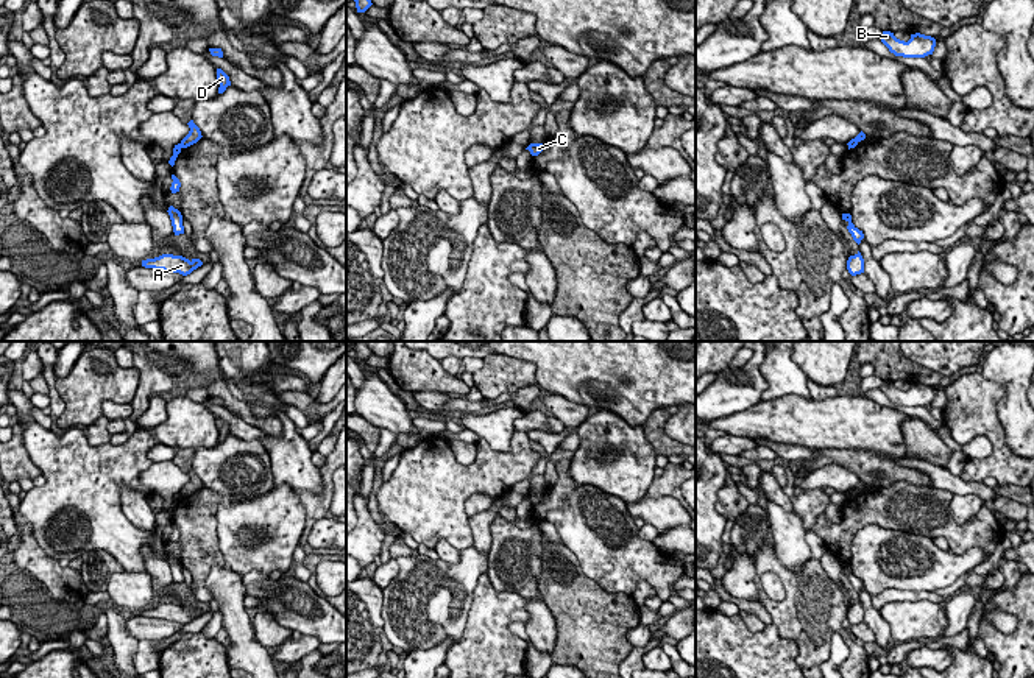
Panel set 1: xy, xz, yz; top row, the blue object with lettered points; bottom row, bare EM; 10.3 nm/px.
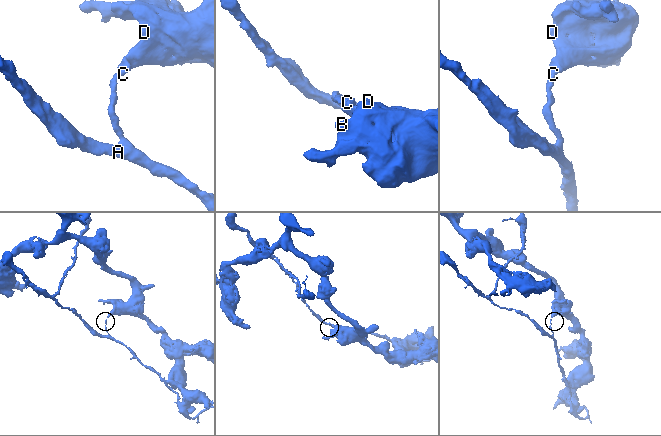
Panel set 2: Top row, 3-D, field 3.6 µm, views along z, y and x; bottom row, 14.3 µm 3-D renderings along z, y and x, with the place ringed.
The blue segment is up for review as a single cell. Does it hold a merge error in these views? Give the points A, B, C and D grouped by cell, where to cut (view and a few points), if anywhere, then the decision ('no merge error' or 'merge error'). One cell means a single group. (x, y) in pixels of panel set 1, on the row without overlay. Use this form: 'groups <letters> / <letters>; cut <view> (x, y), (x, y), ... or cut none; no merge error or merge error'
groups A / B C D; cut xy (180, 493), (181, 496); merge error

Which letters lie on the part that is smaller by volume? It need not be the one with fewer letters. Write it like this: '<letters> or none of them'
A

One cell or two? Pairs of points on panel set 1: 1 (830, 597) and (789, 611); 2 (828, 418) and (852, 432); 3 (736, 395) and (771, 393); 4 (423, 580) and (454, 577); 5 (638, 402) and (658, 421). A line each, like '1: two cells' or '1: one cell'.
1: one cell
2: one cell
3: two cells
4: one cell
5: two cells

